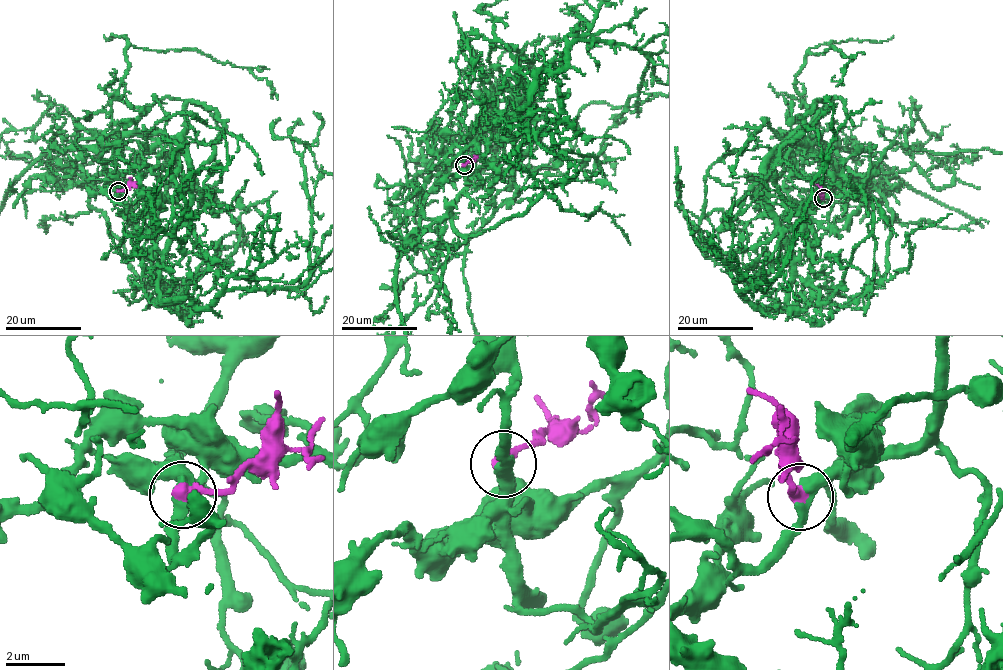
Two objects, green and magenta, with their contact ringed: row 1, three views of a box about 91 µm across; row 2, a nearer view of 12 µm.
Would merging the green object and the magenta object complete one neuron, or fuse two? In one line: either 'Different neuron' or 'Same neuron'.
Same neuron

